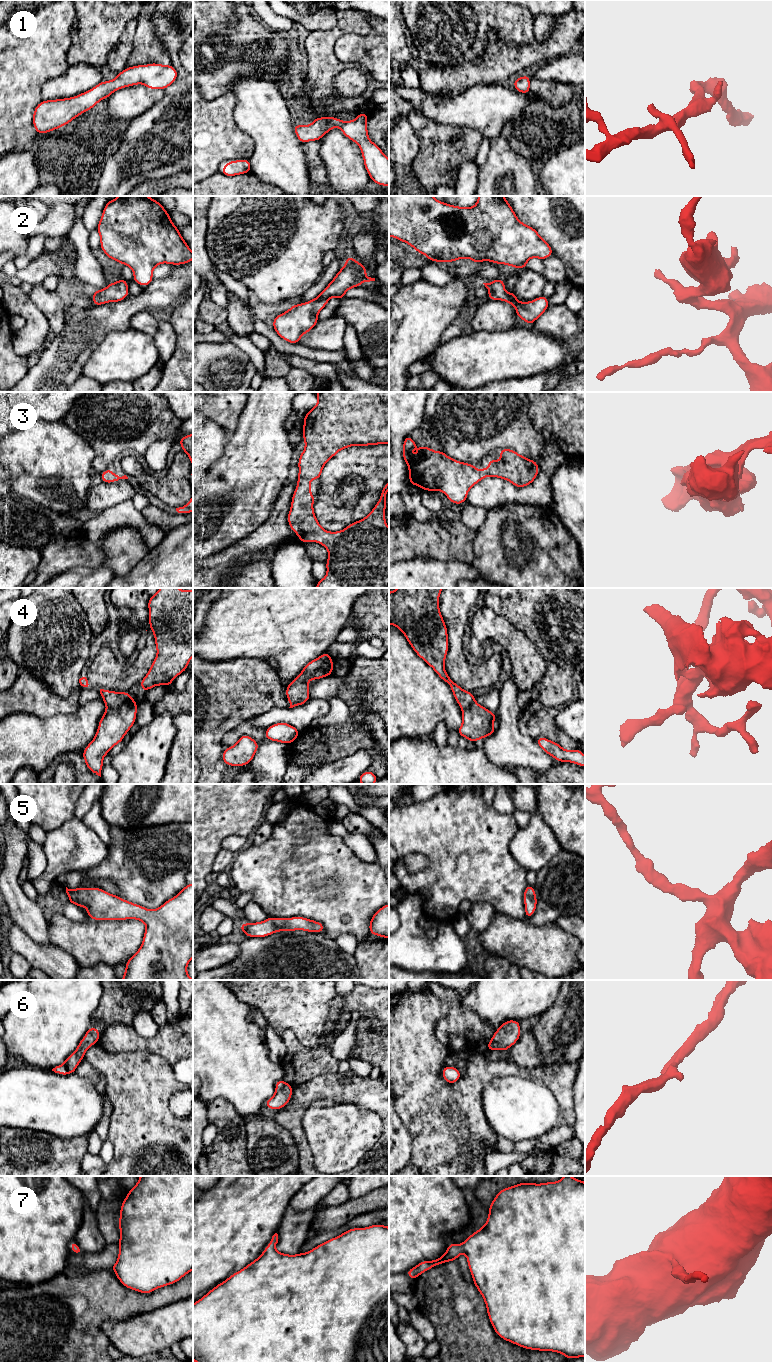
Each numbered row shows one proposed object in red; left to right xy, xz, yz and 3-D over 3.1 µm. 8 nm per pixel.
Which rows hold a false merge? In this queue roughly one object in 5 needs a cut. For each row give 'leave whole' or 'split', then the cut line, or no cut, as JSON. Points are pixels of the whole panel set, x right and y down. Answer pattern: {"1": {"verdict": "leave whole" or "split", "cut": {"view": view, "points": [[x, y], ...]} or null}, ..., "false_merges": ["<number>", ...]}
{"1": {"verdict": "leave whole", "cut": null}, "2": {"verdict": "leave whole", "cut": null}, "3": {"verdict": "leave whole", "cut": null}, "4": {"verdict": "split", "cut": {"view": "xz", "points": [[331, 659], [328, 659], [313, 671], [302, 671]]}}, "5": {"verdict": "leave whole", "cut": null}, "6": {"verdict": "leave whole", "cut": null}, "7": {"verdict": "leave whole", "cut": null}, "false_merges": ["4"]}

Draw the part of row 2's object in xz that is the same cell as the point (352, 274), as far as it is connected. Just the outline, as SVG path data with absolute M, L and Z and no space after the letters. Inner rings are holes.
M347 256L345 266L338 271L318 297L302 304L292 305L289 310L274 318L272 325L276 333L289 343L299 343L301 336L310 332L318 323L318 313L331 297L342 300L349 289L359 287L364 282L375 281L375 278L365 276L367 270L362 263Z

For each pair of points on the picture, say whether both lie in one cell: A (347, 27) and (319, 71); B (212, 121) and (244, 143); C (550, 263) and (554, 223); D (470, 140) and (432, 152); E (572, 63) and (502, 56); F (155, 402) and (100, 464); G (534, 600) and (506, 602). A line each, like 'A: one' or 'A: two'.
A: one
B: one
C: two
D: one
E: two
F: one
G: one

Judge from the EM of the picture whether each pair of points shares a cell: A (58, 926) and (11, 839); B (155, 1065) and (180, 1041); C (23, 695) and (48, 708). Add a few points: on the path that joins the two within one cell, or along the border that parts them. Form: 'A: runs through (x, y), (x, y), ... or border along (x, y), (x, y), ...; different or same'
A: border along (47, 914), (49, 937); different
B: border along (140, 1051), (159, 1054), (172, 1066); different
C: runs through (29, 695), (42, 702); same

